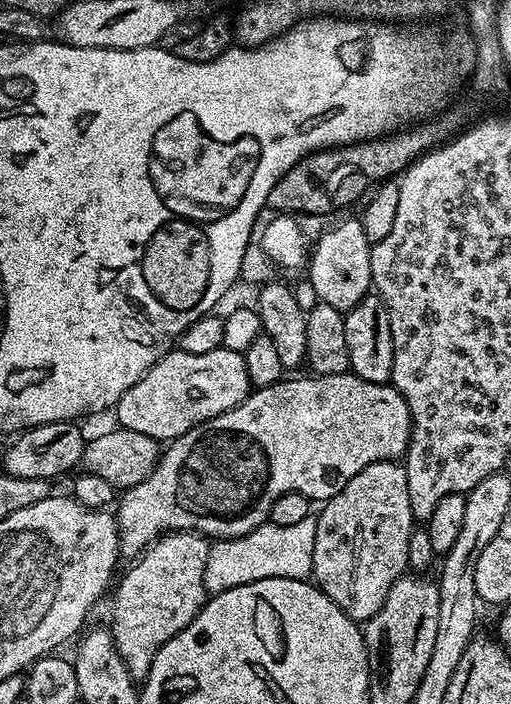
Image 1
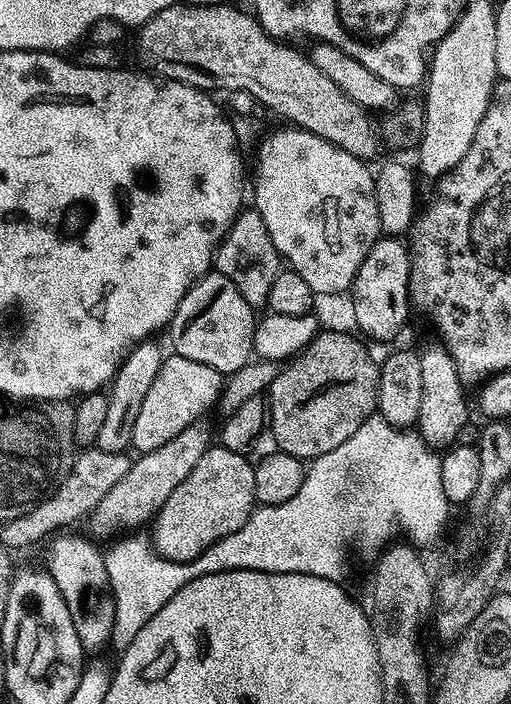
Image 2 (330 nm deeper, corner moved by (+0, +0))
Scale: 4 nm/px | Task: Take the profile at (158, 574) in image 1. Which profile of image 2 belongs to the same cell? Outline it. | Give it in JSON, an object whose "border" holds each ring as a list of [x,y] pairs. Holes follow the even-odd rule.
{"border":[[[223,446],[208,447],[194,470],[190,470],[190,474],[178,482],[170,498],[166,498],[154,517],[150,543],[156,555],[184,564],[201,556],[210,546],[214,546],[214,542],[226,538],[226,534],[234,534],[234,530],[252,517],[257,502],[254,464],[248,459],[245,453]]]}

